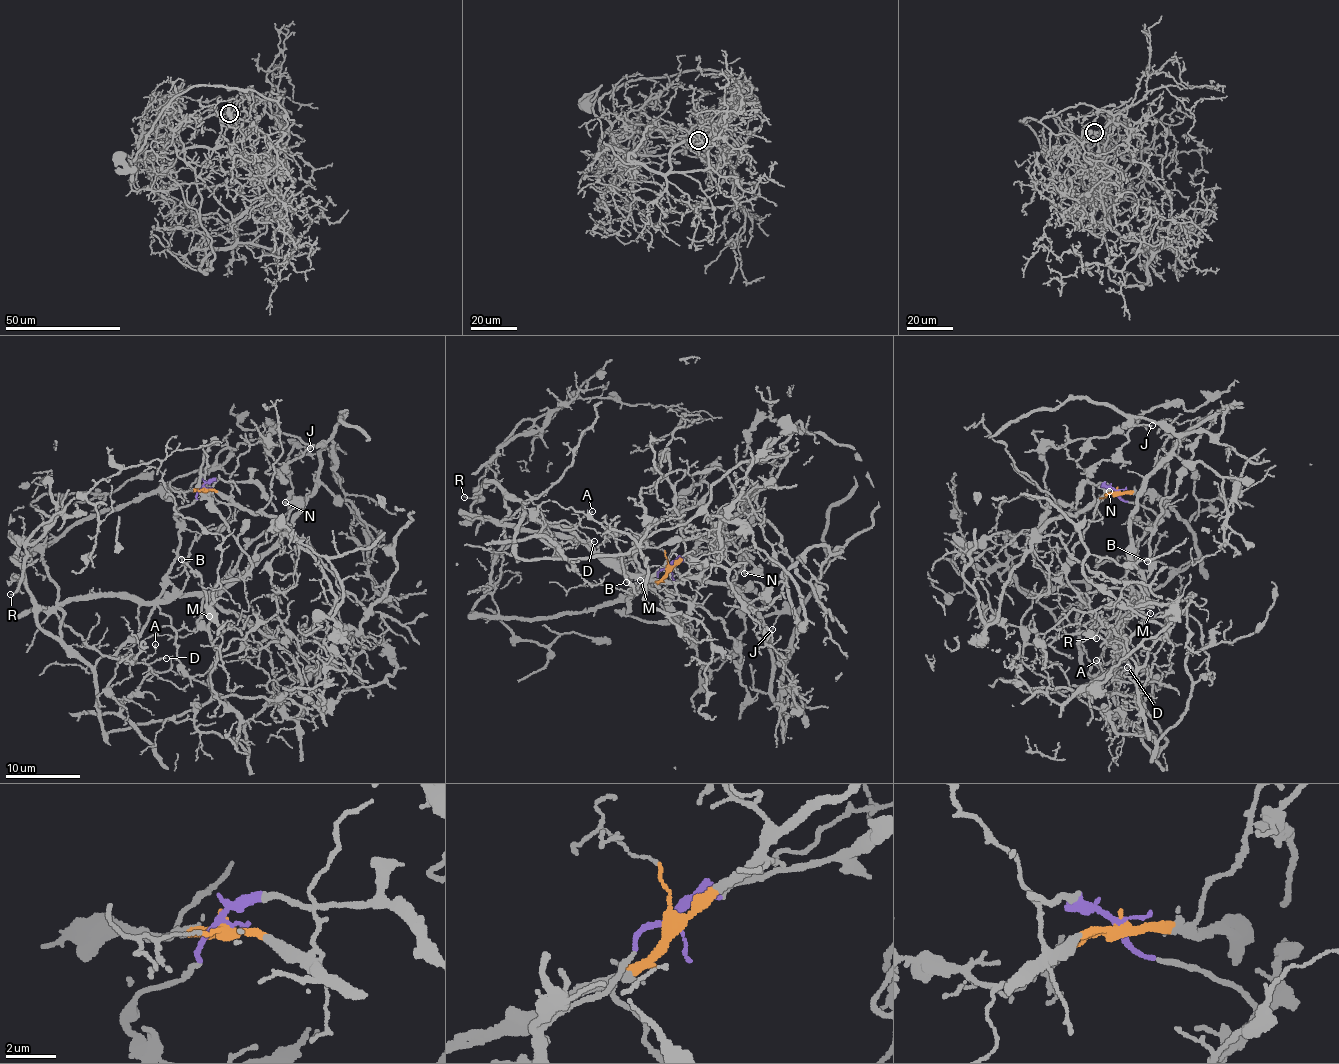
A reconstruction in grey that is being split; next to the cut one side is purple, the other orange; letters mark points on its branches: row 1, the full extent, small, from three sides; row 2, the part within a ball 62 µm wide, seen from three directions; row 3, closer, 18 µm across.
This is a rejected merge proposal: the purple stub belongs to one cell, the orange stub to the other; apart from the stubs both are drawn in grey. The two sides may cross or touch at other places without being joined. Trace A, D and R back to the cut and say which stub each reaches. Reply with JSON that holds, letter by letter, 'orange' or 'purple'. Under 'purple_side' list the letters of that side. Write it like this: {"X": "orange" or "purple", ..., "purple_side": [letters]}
{"A": "purple", "D": "purple", "R": "purple", "purple_side": ["A", "D", "R"]}

